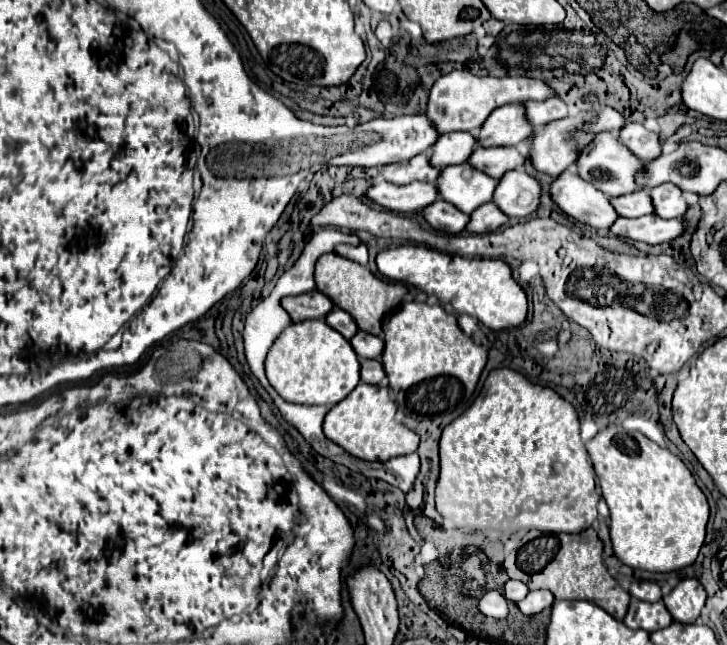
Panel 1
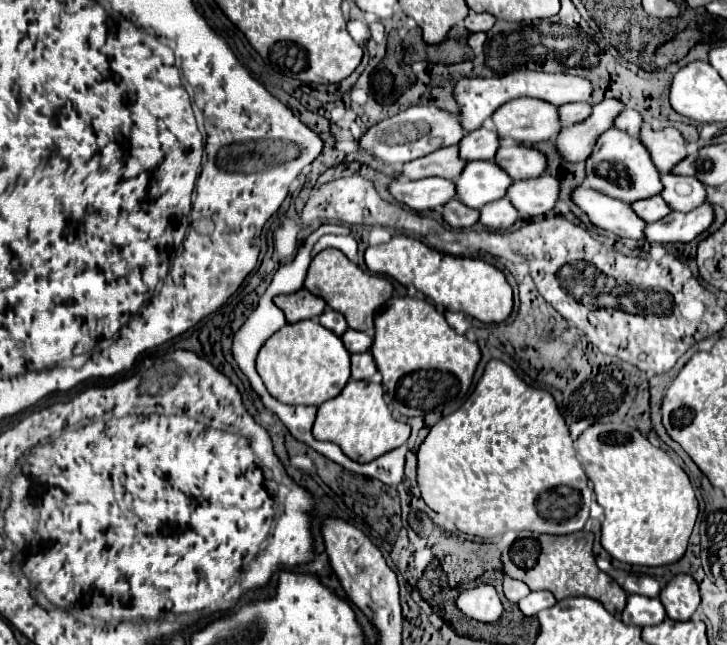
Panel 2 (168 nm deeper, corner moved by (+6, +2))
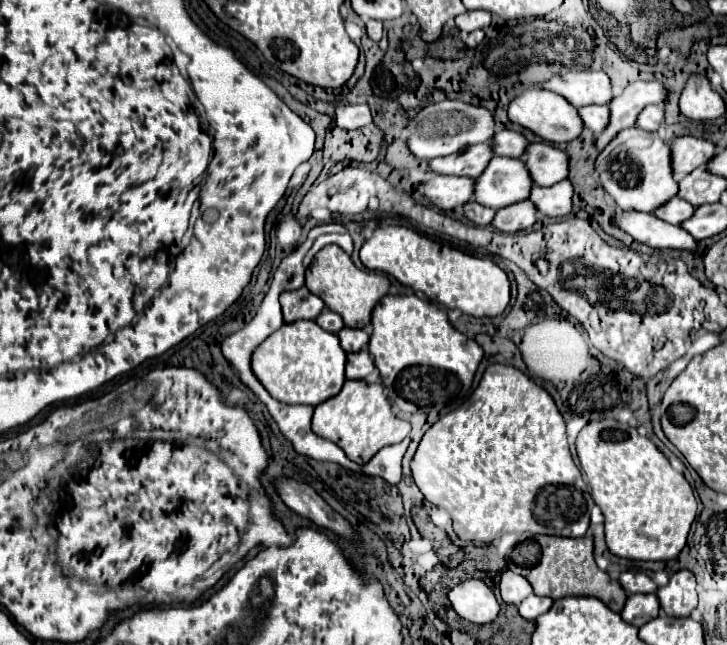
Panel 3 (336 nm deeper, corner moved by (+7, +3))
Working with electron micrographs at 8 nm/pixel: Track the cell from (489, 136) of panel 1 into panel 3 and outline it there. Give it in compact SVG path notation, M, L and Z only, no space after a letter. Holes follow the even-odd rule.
M538 86L524 90L520 96L516 96L510 102L508 118L510 118L510 122L520 124L520 126L532 130L534 134L542 136L548 142L570 142L570 140L578 138L580 132L582 132L582 128L584 128L578 110L566 98L562 98L556 92L538 88Z

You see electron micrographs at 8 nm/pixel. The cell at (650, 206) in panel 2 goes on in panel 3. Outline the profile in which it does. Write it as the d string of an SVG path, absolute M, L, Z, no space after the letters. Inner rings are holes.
M676 196L676 198L672 198L668 204L660 206L660 208L656 210L656 216L658 216L660 220L670 222L670 224L682 224L684 220L692 218L694 210L696 210L696 208L692 208L690 202L684 202L682 198Z

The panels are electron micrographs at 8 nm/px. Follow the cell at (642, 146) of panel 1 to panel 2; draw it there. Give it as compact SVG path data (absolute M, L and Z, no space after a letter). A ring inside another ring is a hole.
M641 127L639 139L641 139L641 143L645 143L645 149L649 151L655 167L661 173L669 171L675 163L679 163L685 157L685 141L683 141L681 133L673 127L665 127L659 133L653 129L645 131Z

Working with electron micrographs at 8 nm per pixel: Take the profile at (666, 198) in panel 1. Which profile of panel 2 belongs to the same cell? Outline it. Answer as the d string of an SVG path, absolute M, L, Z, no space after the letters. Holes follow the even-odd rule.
M661 175L663 191L661 197L673 211L687 213L701 203L705 203L705 187L695 177L677 177L677 175Z

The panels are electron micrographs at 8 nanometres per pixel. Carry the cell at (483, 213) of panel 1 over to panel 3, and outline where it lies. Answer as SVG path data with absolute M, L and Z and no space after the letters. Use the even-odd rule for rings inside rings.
M530 200L500 208L492 220L492 226L502 230L502 232L520 232L528 230L536 224L538 220L538 210Z

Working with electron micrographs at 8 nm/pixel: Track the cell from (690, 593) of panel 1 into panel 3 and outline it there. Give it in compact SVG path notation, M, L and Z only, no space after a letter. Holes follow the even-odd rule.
M680 570L670 576L670 582L656 592L662 610L674 618L686 618L696 608L696 580L688 570Z

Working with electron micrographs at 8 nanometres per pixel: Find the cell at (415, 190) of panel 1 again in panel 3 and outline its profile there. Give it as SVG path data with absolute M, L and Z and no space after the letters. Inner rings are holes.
M436 176L424 182L424 186L426 198L444 212L464 206L474 198L474 180L464 176Z

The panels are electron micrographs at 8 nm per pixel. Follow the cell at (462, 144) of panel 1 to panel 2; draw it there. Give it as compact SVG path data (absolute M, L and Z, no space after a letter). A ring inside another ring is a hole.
M479 127L477 131L465 133L461 143L457 145L461 151L461 159L465 161L475 161L475 159L493 159L495 151L499 147L499 139L497 133L485 127Z

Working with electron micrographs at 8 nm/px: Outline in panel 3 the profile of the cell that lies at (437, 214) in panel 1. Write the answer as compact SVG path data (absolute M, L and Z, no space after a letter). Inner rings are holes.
M468 202L464 206L464 212L466 212L466 218L478 226L490 226L492 218L494 218L494 210L492 208L486 208L486 206L480 206L478 202Z

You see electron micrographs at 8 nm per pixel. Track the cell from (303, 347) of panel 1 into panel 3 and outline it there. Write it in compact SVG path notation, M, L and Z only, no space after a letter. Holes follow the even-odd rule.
M316 322L284 324L270 334L252 356L252 370L272 398L284 404L318 406L336 396L346 380L344 376L346 354L336 334L328 334Z

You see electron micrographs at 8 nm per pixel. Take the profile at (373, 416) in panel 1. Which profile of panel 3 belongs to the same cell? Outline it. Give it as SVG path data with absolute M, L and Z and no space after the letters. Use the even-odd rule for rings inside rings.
M346 380L342 390L328 398L326 402L318 404L314 408L314 418L312 418L312 430L338 444L346 456L358 464L368 462L380 448L390 446L390 444L398 444L402 442L408 432L410 432L410 424L406 420L396 418L390 412L390 404L382 392L382 384L380 382L366 382L366 380Z

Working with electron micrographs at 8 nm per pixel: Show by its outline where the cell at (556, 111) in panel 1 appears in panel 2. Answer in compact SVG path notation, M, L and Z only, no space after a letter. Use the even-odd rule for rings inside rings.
M565 103L565 105L557 107L557 113L559 113L559 119L563 125L573 125L573 123L579 123L589 117L591 105L589 103Z

